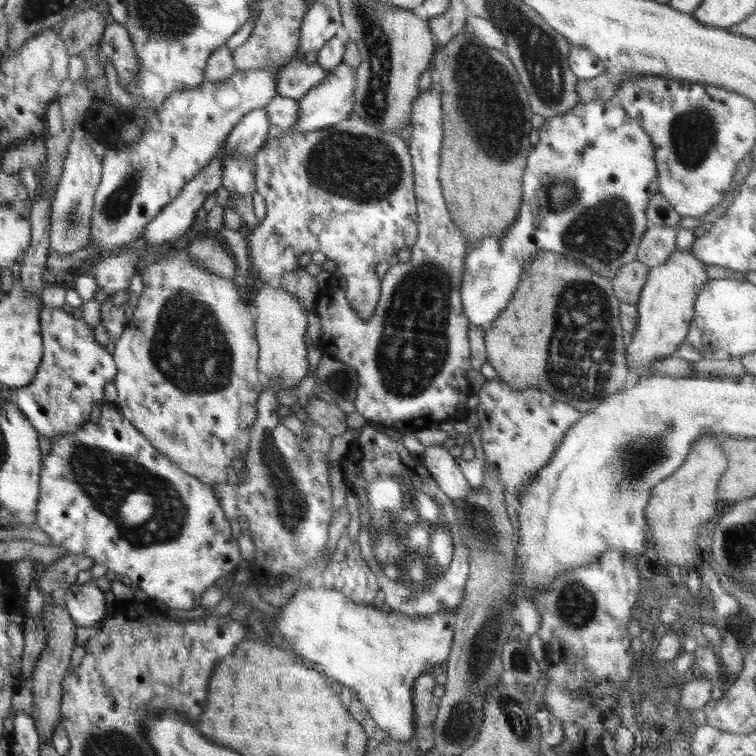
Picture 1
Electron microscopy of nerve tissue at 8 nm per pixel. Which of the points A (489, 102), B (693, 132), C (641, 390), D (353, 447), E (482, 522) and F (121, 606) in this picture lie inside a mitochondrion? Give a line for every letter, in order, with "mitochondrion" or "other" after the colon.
A: mitochondrion
B: mitochondrion
C: other
D: other
E: mitochondrion
F: other

